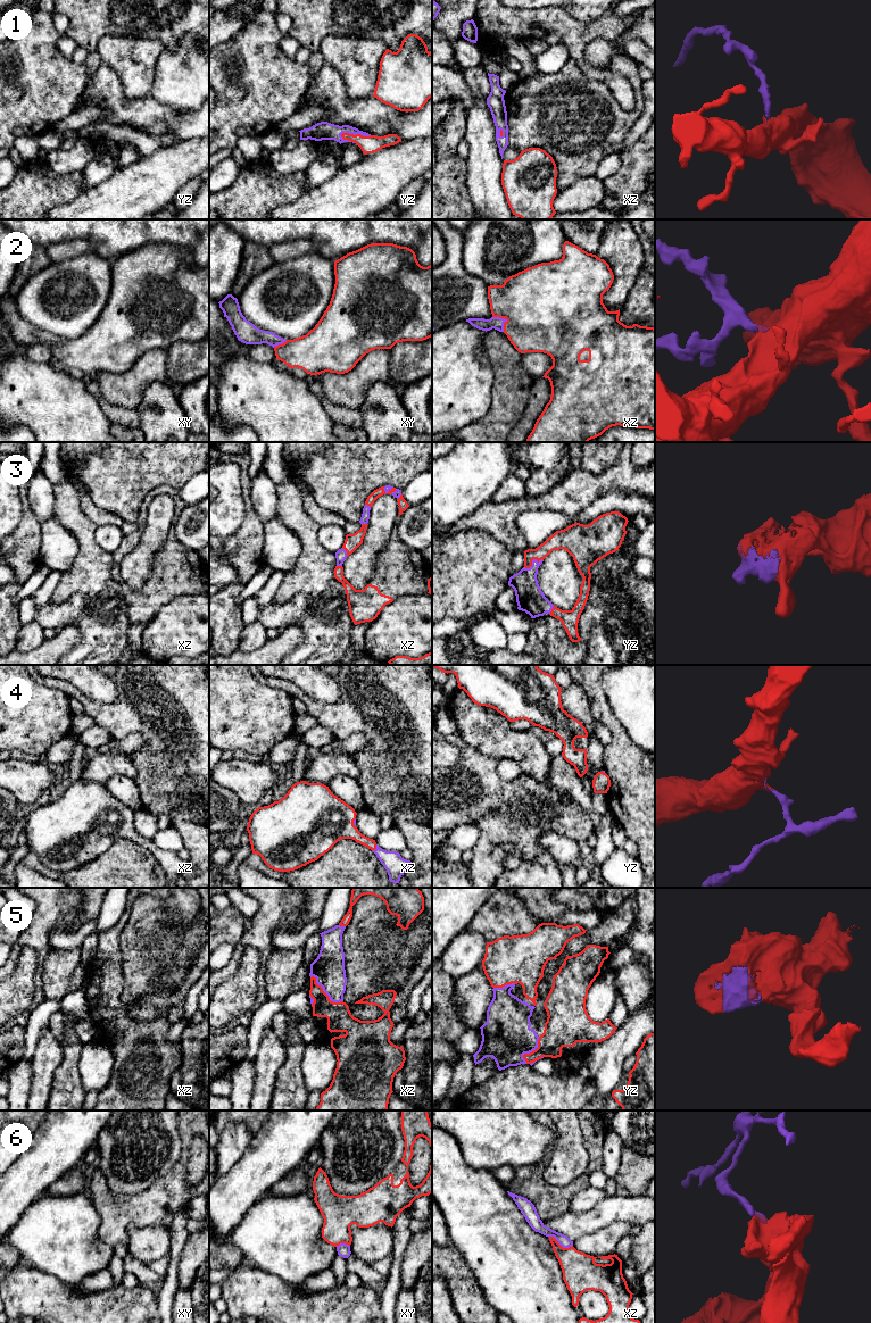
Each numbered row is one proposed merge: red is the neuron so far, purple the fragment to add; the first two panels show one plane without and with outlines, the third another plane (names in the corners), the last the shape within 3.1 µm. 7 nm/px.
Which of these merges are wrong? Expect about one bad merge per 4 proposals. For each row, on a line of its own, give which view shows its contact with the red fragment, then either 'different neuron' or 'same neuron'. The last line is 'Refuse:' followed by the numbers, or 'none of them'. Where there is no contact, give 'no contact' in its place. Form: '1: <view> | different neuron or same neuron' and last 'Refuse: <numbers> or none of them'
1: yz | same neuron
2: xz | same neuron
3: yz | same neuron
4: xz | same neuron
5: xz | same neuron
6: xz | different neuron
Refuse: 6

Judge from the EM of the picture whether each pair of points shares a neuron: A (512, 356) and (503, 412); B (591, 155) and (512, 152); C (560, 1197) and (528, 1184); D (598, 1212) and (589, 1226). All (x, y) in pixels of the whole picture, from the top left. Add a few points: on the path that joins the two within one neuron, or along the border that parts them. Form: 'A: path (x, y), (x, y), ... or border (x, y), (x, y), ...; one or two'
A: path (512, 369), (511, 398); one
B: border (508, 144), (521, 150); two
C: path (552, 1197), (545, 1197), (536, 1189); one
D: path (598, 1215), (590, 1223); one

